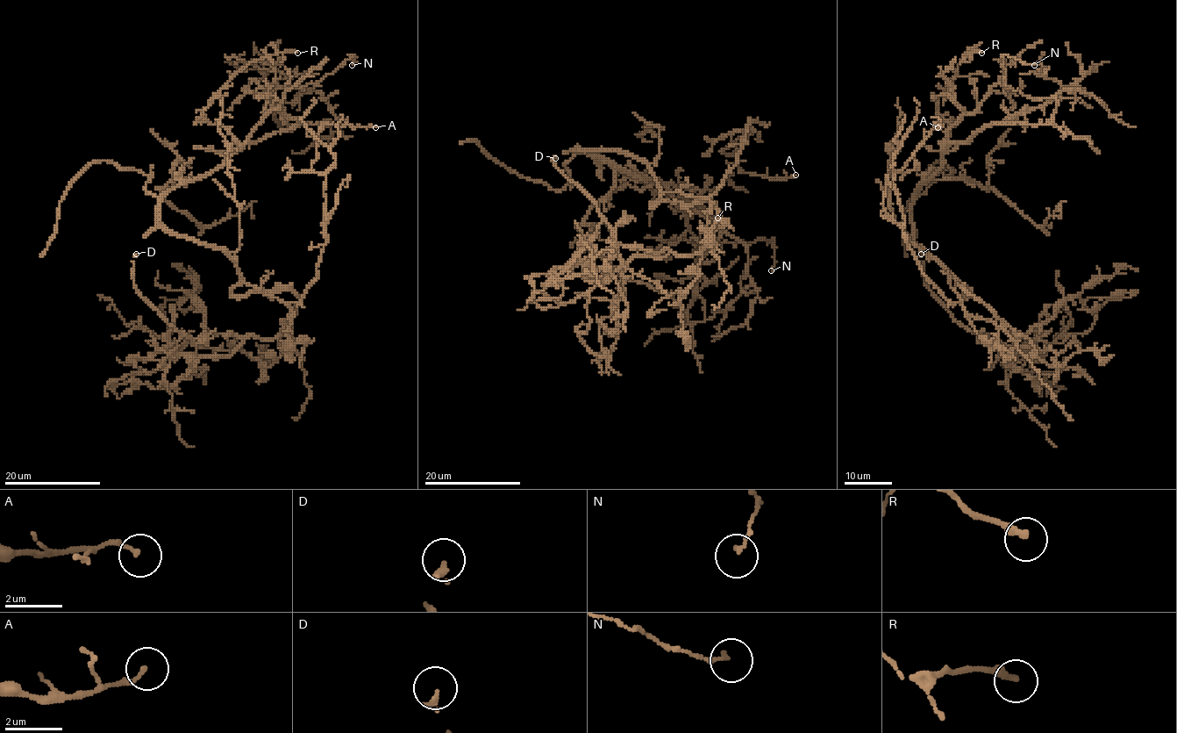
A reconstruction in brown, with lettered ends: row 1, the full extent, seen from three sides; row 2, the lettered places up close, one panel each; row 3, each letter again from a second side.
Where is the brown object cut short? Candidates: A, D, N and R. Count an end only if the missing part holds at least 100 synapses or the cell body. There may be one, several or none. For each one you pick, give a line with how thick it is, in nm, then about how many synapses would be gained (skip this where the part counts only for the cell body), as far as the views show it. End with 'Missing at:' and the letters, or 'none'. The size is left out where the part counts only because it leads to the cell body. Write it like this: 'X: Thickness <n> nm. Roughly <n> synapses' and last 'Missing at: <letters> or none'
Missing at: none

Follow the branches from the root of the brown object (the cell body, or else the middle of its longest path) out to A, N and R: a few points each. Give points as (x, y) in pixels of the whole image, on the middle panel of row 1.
A: (652, 173), (663, 191), (711, 196), (737, 163), (745, 130), (731, 135), (741, 172), (773, 179), (795, 175)
N: (652, 173), (630, 155), (579, 147), (672, 184), (702, 243), (773, 240), (771, 270)
R: (652, 173), (630, 155), (579, 147), (659, 181), (632, 188), (624, 175), (717, 218)

